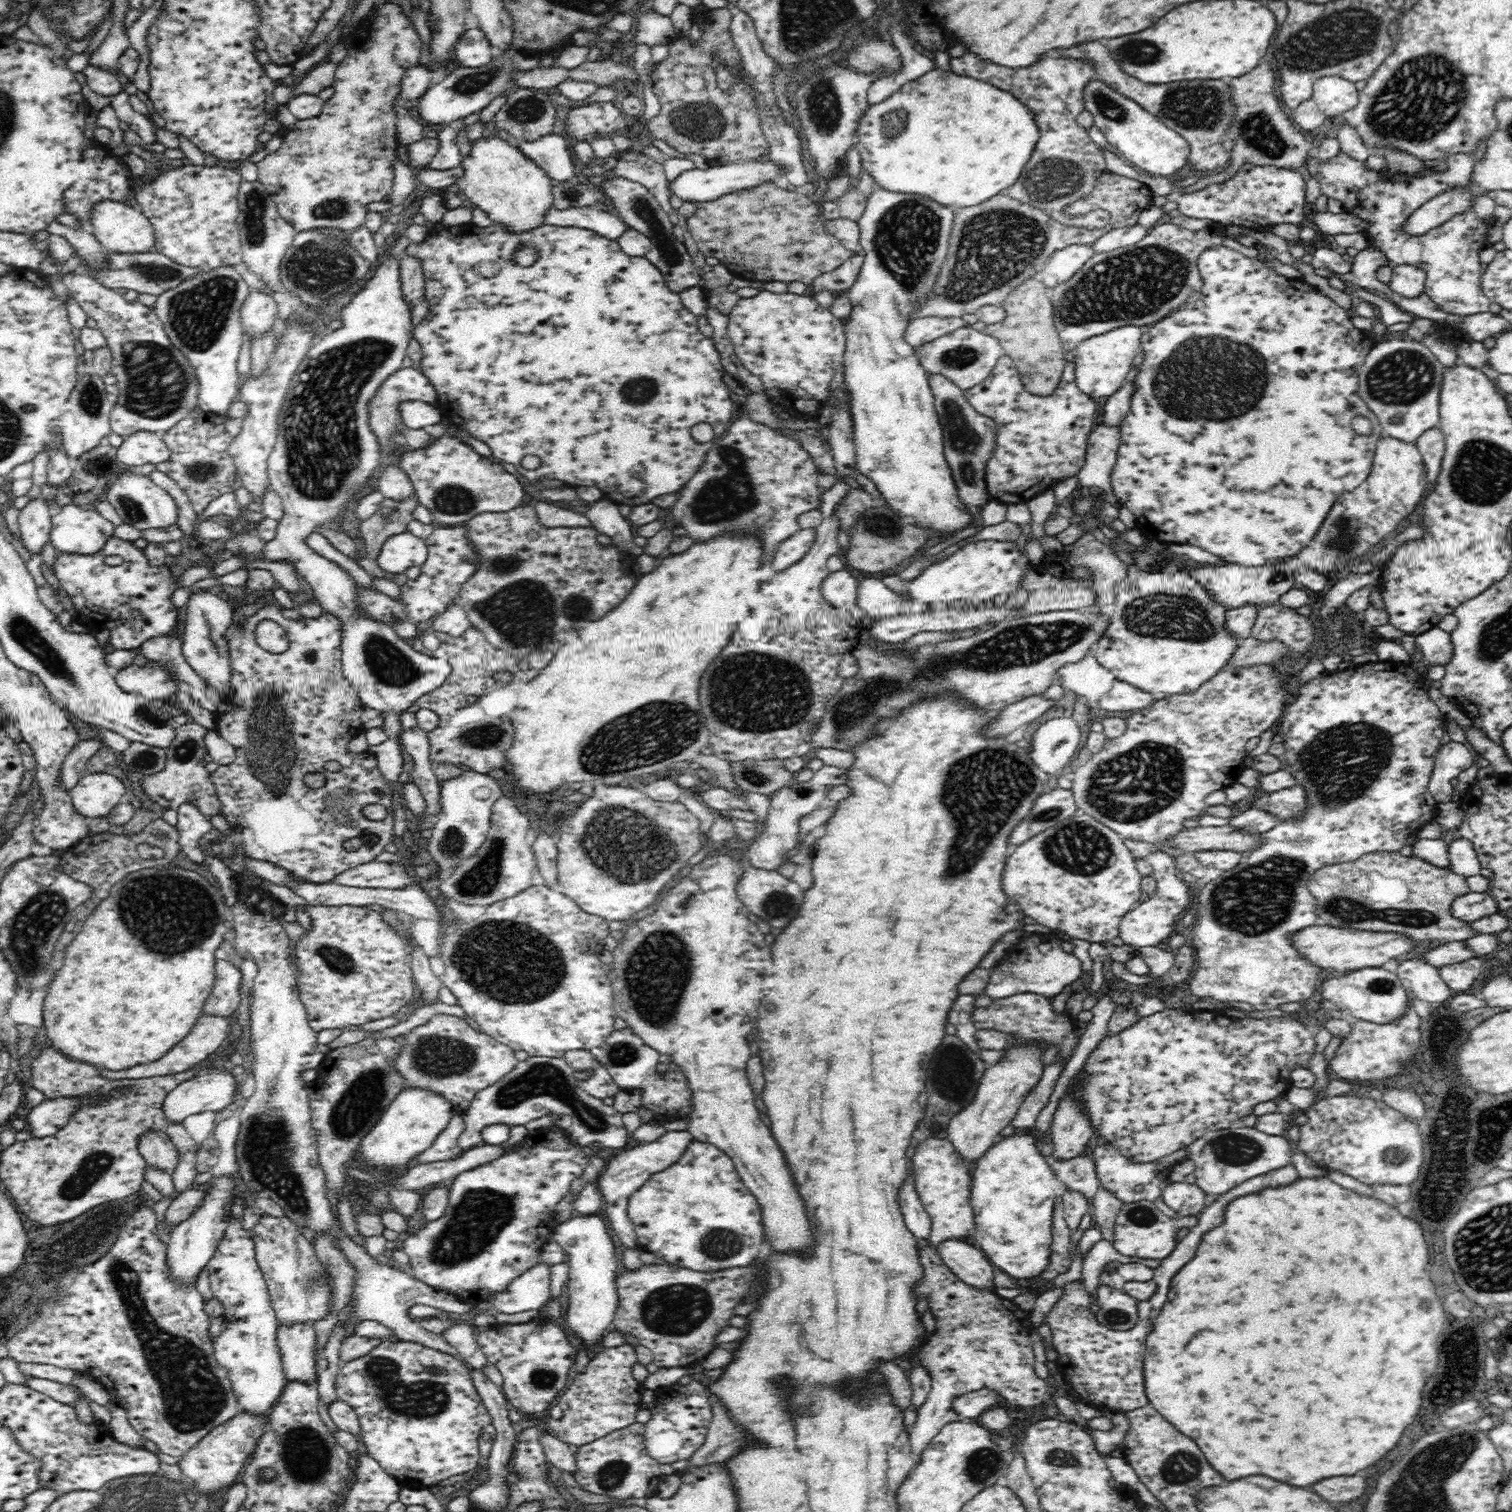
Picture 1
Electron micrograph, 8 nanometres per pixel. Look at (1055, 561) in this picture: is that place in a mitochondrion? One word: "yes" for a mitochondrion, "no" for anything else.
no

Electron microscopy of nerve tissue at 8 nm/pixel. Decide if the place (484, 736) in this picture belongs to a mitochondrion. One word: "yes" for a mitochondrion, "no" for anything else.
yes

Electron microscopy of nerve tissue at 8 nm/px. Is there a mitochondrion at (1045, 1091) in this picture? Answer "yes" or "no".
no

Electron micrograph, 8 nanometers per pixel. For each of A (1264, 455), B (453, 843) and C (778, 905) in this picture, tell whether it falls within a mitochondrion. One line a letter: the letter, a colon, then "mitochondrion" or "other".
A: other
B: mitochondrion
C: mitochondrion

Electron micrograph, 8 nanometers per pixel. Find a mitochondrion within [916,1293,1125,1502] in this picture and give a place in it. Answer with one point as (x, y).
(981, 1465)

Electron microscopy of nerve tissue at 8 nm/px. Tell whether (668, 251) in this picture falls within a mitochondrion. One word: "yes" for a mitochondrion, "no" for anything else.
yes

